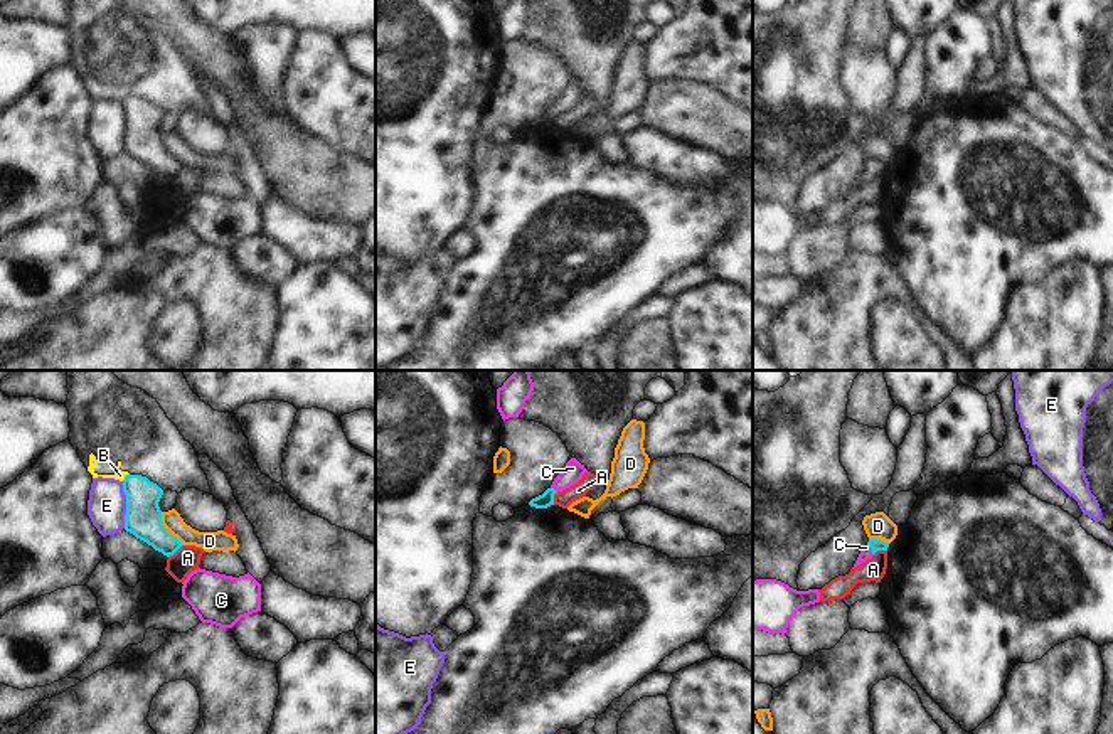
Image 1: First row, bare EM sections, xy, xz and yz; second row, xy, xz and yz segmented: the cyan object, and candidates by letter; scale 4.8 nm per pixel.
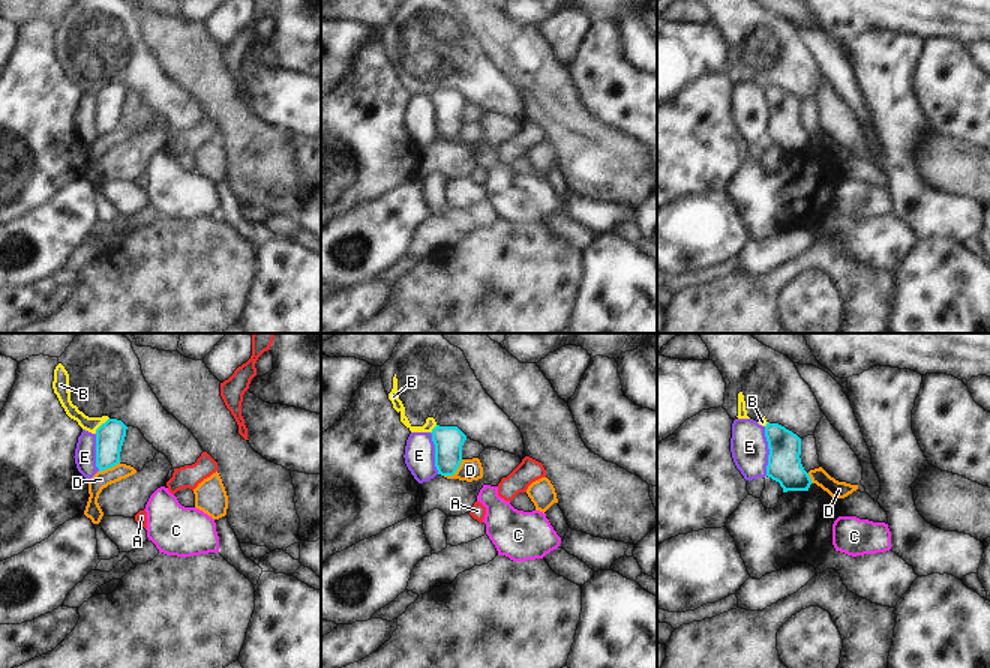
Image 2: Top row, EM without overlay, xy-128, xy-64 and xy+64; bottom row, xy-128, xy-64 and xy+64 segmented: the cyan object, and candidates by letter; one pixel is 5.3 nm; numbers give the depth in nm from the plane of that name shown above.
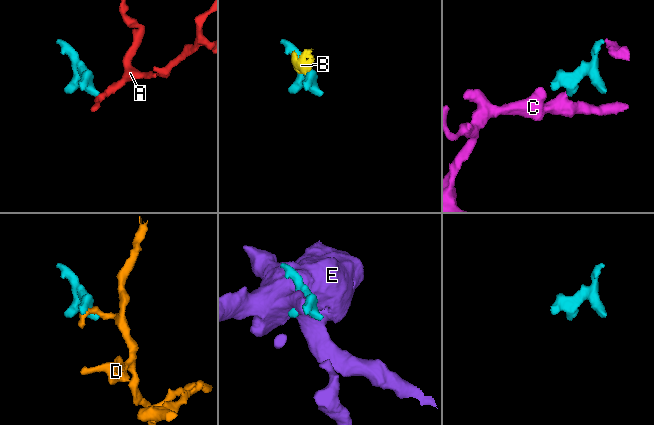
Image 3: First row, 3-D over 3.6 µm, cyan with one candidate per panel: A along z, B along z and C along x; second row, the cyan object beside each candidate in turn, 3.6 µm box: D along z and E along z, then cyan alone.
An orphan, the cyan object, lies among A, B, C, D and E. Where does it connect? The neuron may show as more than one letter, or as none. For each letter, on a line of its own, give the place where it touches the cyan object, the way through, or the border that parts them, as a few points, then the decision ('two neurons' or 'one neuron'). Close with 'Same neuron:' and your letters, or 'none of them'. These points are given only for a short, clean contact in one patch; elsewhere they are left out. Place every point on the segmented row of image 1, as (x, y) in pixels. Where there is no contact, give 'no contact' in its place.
A: contact xy (175, 551); border xy (182, 546), (169, 558); two neurons
B: contact xy (125, 477); border xy (128, 473), (122, 480); two neurons
C: contact yz (871, 549); way yz (876, 544), (871, 549), (866, 553); one neuron
D: contact xy (165, 529); border xy (160, 512), (160, 522), (182, 544); two neurons
E: contact xy (127, 505); two neurons
Same neuron: C

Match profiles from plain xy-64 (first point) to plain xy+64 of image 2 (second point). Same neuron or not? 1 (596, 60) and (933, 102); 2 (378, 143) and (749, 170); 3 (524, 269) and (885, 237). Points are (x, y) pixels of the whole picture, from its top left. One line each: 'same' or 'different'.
1: same
2: different
3: different

